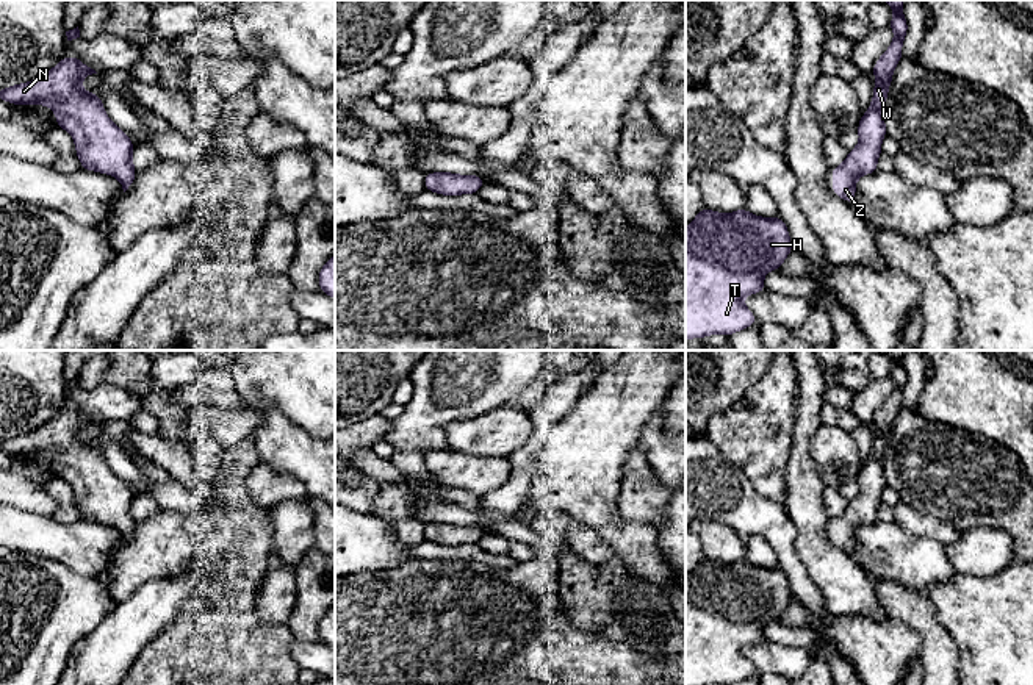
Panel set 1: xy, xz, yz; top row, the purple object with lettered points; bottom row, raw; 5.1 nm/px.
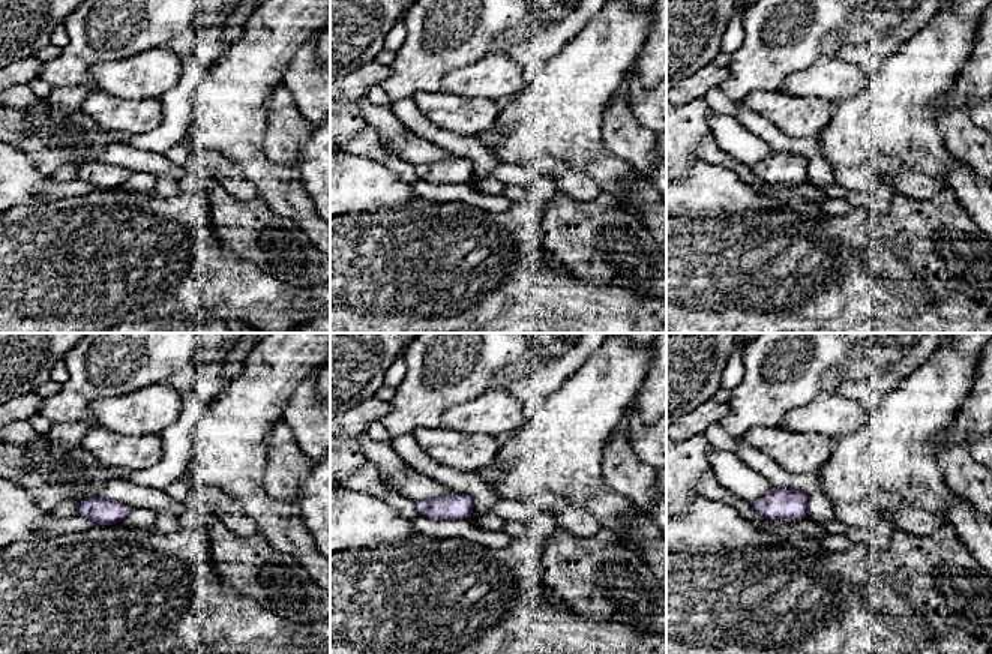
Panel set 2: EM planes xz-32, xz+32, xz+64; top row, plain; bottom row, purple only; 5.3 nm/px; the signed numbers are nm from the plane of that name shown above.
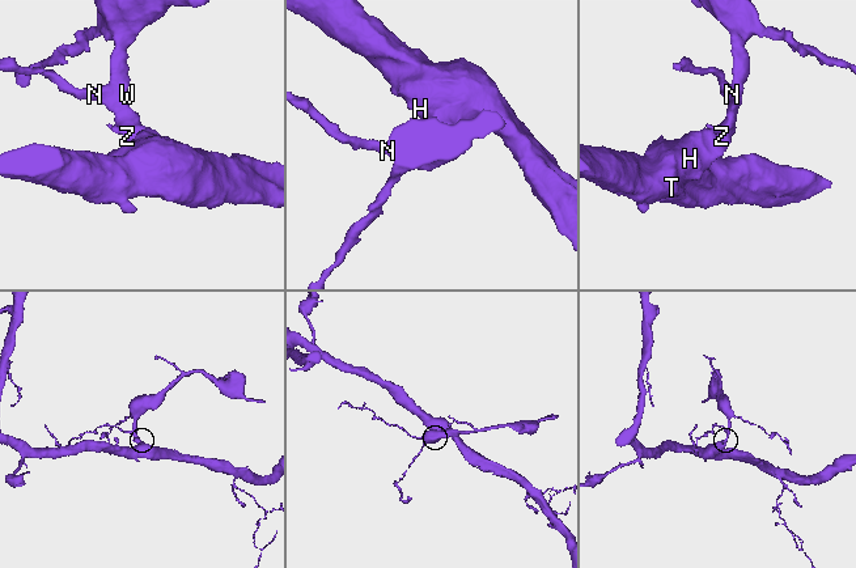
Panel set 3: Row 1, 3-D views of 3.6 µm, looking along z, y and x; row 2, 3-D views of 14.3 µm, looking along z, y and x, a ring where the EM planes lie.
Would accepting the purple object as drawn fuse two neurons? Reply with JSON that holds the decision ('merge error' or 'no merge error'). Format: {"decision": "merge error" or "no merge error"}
{"decision": "no merge error"}

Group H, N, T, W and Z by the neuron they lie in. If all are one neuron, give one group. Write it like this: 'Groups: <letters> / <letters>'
Groups: H N T W Z

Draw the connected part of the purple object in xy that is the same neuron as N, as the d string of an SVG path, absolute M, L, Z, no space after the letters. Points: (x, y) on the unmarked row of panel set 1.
M63 408L33 432L0 439L0 449L17 457L52 458L59 479L74 488L81 519L116 527L125 543L136 525L135 497L106 466L102 449L81 438L83 429L92 424L97 422L78 408Z

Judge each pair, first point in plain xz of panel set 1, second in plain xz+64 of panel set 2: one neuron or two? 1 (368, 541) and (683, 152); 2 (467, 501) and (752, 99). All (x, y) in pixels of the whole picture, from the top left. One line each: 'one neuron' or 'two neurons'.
1: two neurons
2: two neurons

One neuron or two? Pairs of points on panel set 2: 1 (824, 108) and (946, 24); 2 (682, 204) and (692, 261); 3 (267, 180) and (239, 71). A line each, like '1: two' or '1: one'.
1: two
2: two
3: one

